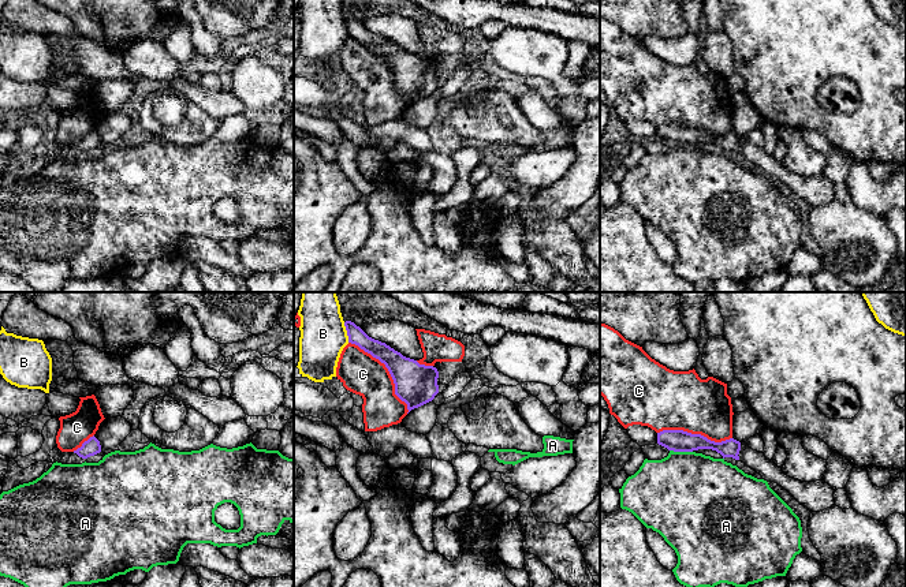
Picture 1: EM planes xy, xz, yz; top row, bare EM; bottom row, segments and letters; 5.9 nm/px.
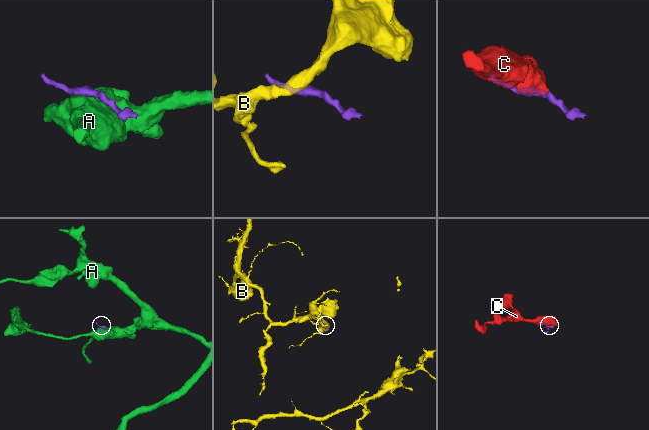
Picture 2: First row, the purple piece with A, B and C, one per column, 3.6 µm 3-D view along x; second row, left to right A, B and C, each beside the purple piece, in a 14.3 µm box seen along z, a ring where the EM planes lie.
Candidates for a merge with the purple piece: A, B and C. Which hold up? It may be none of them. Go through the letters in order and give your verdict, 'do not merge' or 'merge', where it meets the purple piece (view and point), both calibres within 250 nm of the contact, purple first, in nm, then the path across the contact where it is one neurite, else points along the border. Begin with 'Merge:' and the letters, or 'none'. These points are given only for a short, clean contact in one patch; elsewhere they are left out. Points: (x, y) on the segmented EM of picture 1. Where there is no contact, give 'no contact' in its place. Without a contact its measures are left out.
Merge: none
A: do not merge | yz (681, 451) | 130/480 nm | along yz (670, 449), (692, 452)
B: do not merge | xz (347, 332) | 100/280 nm | along xz (343, 322), (349, 341)
C: do not merge | xz (388, 370) | 240/240 nm

